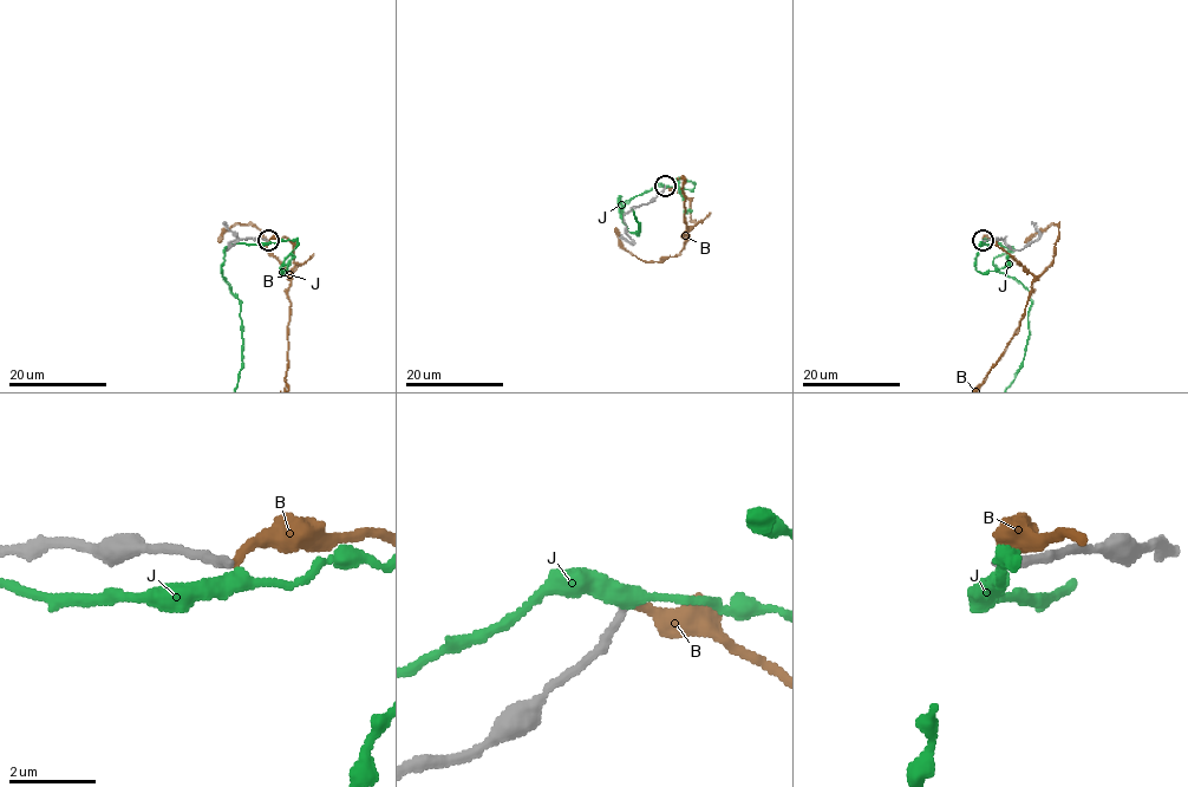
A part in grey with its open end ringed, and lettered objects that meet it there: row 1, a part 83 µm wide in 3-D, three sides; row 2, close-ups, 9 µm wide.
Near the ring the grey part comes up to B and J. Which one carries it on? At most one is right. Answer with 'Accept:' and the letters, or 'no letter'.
Accept: no letter

